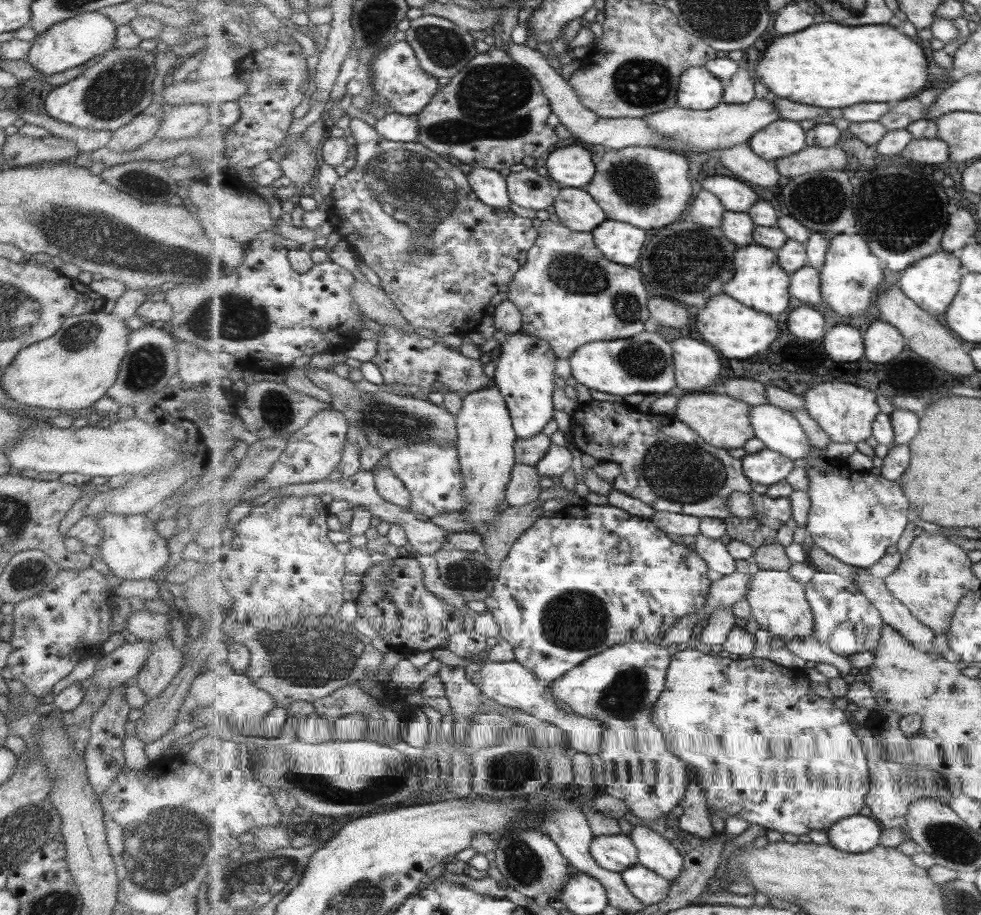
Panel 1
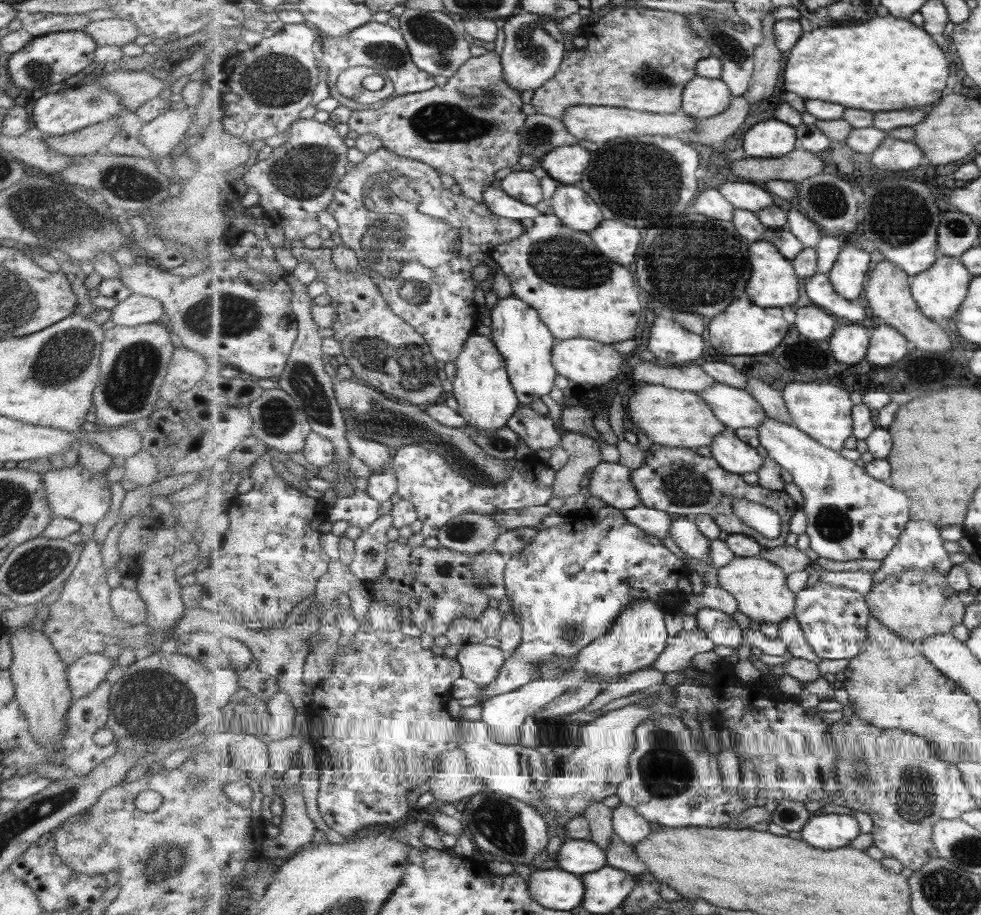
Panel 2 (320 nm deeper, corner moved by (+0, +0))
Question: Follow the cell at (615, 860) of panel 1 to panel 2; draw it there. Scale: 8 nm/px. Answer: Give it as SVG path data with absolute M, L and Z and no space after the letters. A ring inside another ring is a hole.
M569 839L560 846L552 863L559 869L582 877L608 865L607 855L592 839Z

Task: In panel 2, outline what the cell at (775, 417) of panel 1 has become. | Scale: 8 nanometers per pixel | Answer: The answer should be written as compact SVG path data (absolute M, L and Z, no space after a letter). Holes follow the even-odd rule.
M723 383L712 384L698 395L713 409L726 428L756 428L767 418L766 410L747 390Z

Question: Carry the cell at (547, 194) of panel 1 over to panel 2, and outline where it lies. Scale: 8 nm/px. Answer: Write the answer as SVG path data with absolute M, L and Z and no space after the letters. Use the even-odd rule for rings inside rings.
M512 172L501 180L500 188L515 200L529 206L535 206L543 201L541 178L533 172Z

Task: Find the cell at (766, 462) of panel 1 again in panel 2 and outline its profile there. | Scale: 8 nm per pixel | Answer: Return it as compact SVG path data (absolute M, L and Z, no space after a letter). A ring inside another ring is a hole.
M732 429L720 432L710 446L712 457L727 472L738 475L758 473L763 468L764 457L747 441L741 440Z

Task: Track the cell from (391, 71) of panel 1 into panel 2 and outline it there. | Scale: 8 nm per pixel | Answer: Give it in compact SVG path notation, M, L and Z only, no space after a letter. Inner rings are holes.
M371 21L349 34L340 37L322 36L318 50L318 67L326 74L326 84L330 89L330 96L337 99L339 104L347 106L352 111L376 108L378 105L365 105L356 100L346 98L337 88L337 83L345 69L356 66L370 66L379 71L379 75L387 75L395 85L395 92L388 100L398 96L410 95L416 92L431 90L437 86L435 76L423 71L412 59L410 48L400 29L392 28L379 21Z

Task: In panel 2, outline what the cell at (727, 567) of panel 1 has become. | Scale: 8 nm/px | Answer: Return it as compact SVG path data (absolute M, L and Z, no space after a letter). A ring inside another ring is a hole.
M670 513L672 520L670 537L685 554L701 560L714 567L710 562L709 549L711 540L707 538L698 524L685 515Z

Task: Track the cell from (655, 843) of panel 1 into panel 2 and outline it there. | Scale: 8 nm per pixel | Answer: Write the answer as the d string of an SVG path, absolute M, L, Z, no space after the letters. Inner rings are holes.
M620 803L612 811L616 835L627 844L635 846L638 842L645 840L655 828L654 824L641 816L632 806Z

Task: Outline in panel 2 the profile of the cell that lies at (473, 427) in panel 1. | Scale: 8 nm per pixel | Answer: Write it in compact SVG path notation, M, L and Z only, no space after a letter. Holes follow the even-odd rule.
M473 331L454 364L456 365L456 376L453 381L453 396L459 404L459 413L467 419L467 425L473 425L483 432L495 432L499 428L503 428L511 416L517 412L520 400L514 384L511 382L506 360L494 343L494 339L491 336L483 336L483 334Z

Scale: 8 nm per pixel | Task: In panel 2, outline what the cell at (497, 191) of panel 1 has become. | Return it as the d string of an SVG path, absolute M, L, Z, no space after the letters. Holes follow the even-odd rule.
M489 187L485 191L484 196L486 206L497 217L507 217L522 222L523 220L527 220L527 218L531 218L534 221L537 217L541 216L535 206L529 206L515 200L515 198L511 198L500 187Z

